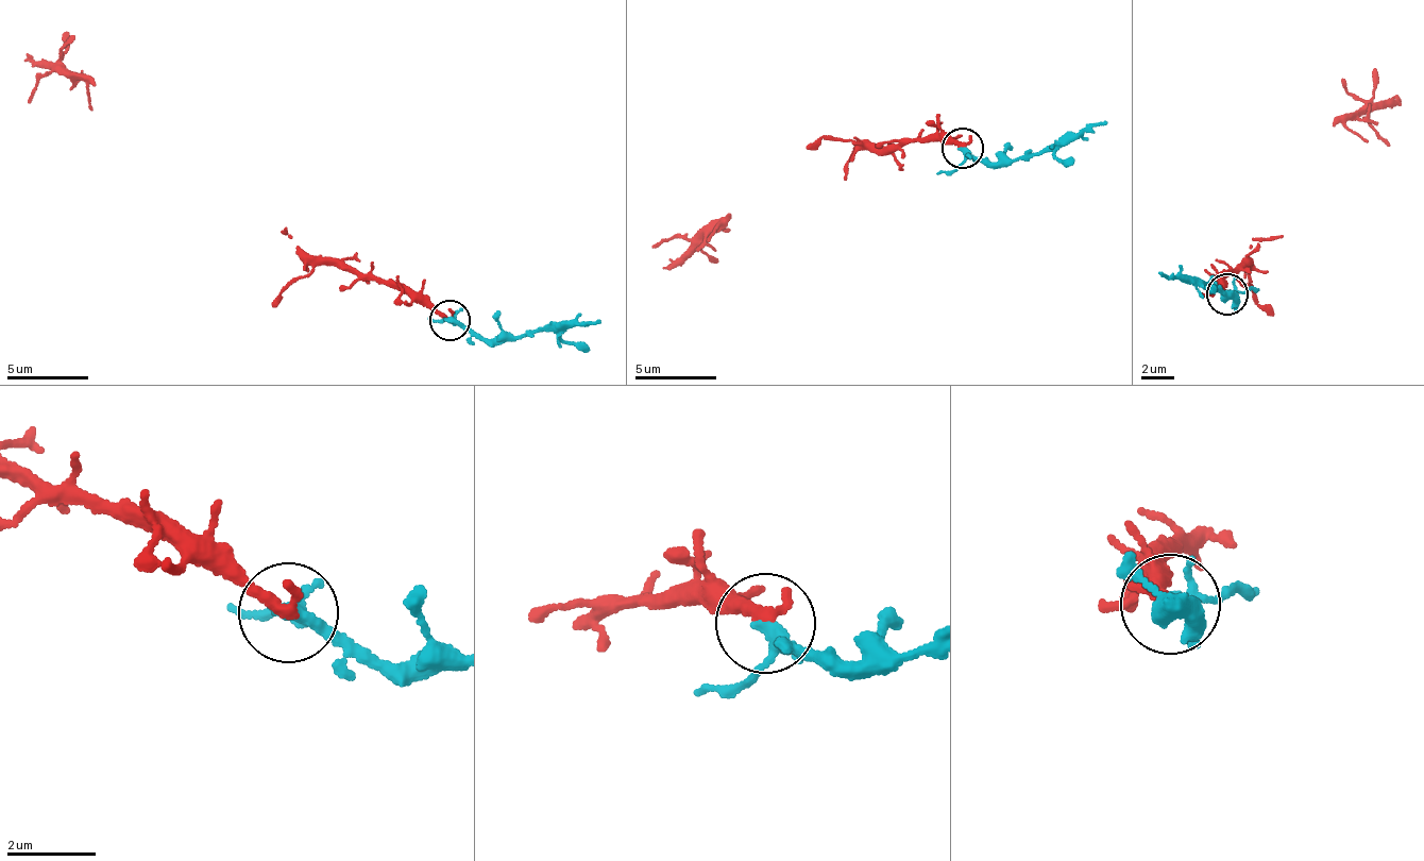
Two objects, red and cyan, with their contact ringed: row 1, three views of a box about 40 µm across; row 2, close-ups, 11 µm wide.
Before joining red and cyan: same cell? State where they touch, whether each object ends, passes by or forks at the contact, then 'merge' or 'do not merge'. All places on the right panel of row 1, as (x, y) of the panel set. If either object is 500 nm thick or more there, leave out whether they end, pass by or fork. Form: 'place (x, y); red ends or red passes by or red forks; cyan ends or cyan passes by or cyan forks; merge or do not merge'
place (1227, 293); red ends; cyan forks; merge

